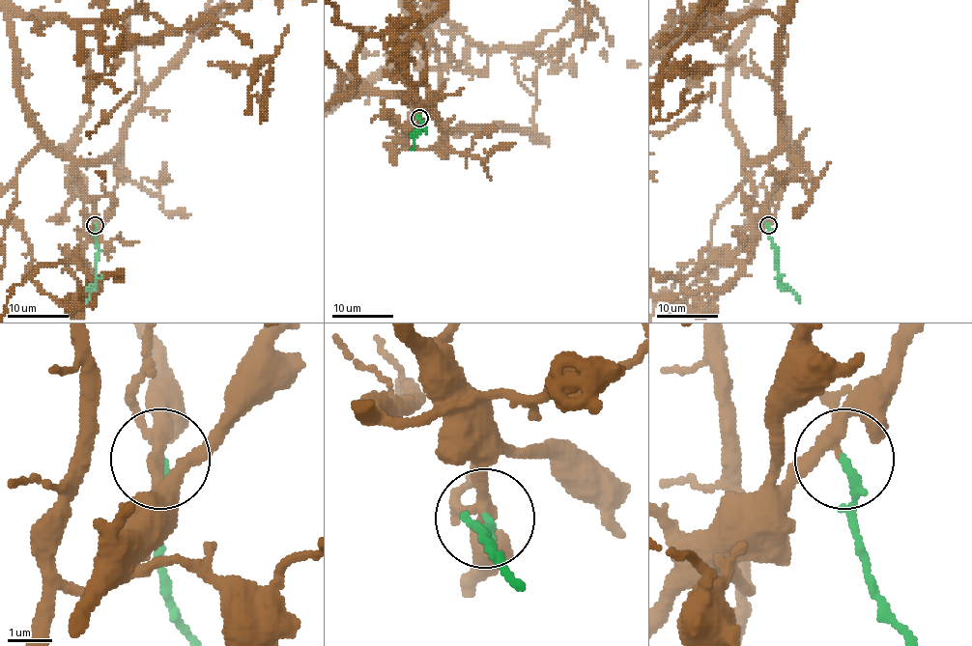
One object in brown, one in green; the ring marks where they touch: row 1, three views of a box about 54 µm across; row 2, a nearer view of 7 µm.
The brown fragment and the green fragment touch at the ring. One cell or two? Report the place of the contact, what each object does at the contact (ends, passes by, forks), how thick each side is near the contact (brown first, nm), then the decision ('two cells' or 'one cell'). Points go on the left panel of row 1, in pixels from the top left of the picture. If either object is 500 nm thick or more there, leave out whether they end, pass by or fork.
place (95, 225); brown forks; green ends; calibres 240 and 180 nm; one cell

